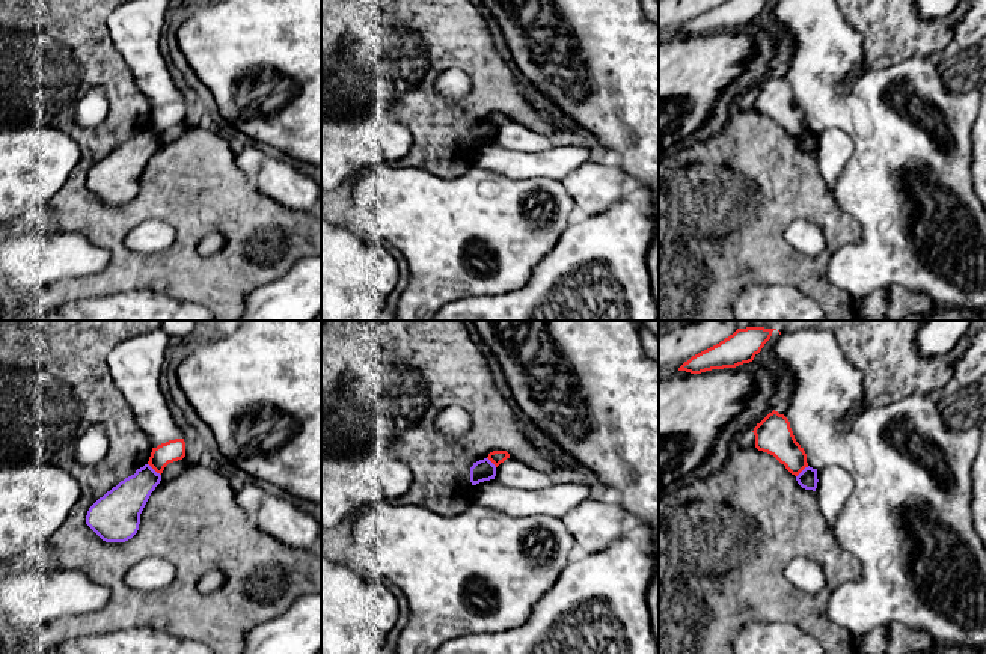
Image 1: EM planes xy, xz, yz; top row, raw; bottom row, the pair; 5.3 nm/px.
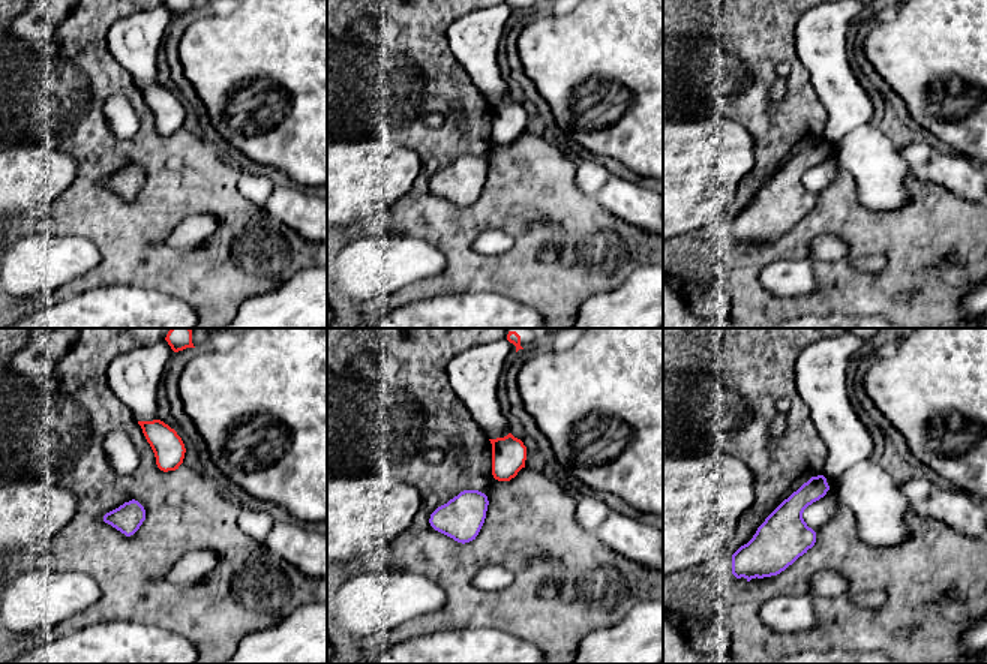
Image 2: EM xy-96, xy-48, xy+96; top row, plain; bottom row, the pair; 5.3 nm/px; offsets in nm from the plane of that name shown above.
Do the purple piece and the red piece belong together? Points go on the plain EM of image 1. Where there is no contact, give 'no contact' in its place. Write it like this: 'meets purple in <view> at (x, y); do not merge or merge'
meets purple in xy at (153, 131); do not merge

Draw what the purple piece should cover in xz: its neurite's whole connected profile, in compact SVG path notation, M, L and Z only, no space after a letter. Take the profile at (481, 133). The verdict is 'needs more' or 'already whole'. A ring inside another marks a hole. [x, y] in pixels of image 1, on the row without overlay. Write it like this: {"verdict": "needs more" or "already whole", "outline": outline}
{"verdict": "already whole", "outline": "M488 121L473 125L473 128L470 130L472 148L495 142L495 139L496 139L496 128Z"}

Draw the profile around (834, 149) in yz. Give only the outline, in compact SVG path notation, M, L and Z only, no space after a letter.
M838 127L817 131L817 142L816 158L819 170L829 193L834 194L837 179L852 157L853 142L850 136Z

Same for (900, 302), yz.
M902 285L886 288L886 318L900 321L909 315L927 315L935 309L929 294L911 291Z

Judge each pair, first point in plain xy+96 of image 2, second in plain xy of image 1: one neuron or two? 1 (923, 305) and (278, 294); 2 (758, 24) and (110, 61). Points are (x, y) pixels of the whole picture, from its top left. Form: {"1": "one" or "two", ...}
{"1": "two", "2": "one"}

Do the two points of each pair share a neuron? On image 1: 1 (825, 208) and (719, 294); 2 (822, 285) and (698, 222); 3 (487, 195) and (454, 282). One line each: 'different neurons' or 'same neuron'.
1: same neuron
2: same neuron
3: same neuron

